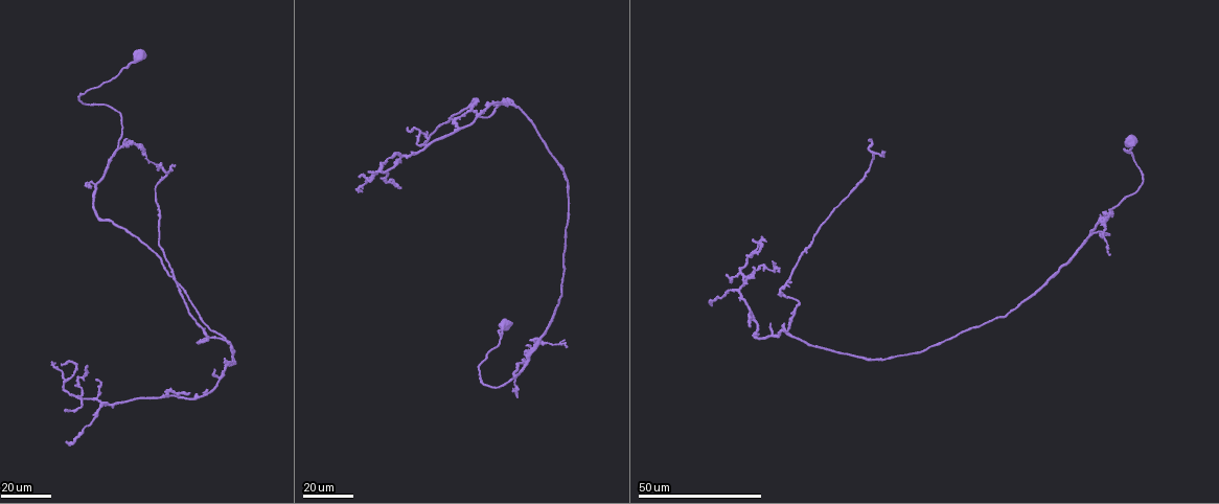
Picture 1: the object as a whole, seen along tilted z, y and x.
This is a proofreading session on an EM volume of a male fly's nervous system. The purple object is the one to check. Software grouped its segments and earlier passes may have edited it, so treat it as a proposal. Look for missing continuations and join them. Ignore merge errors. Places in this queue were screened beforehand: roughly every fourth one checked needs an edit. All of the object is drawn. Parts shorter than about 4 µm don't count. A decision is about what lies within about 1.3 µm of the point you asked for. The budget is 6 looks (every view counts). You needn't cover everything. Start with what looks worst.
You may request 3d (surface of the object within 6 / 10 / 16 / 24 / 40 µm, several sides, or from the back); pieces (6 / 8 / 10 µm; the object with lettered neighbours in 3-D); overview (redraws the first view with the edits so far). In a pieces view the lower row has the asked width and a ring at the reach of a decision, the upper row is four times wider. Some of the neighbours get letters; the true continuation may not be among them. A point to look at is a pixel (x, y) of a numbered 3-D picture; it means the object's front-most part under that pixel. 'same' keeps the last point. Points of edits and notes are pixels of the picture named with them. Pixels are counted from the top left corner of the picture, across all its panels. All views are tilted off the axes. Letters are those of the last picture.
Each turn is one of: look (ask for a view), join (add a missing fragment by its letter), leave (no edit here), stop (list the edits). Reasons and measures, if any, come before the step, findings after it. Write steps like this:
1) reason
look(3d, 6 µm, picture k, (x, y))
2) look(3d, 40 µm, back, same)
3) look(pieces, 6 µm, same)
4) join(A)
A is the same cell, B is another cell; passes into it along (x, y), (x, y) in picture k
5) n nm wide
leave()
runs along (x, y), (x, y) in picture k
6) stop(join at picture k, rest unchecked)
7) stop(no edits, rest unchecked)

an open end
look(3d, 24 µm, picture 1, (772, 325))

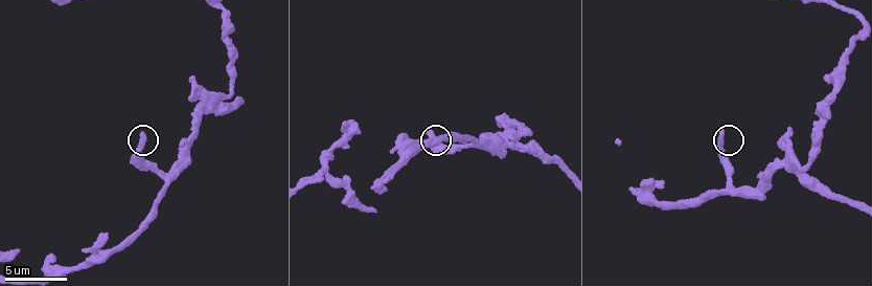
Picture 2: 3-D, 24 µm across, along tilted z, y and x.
look(pieces, 6 µm, picture 2, (720, 133))

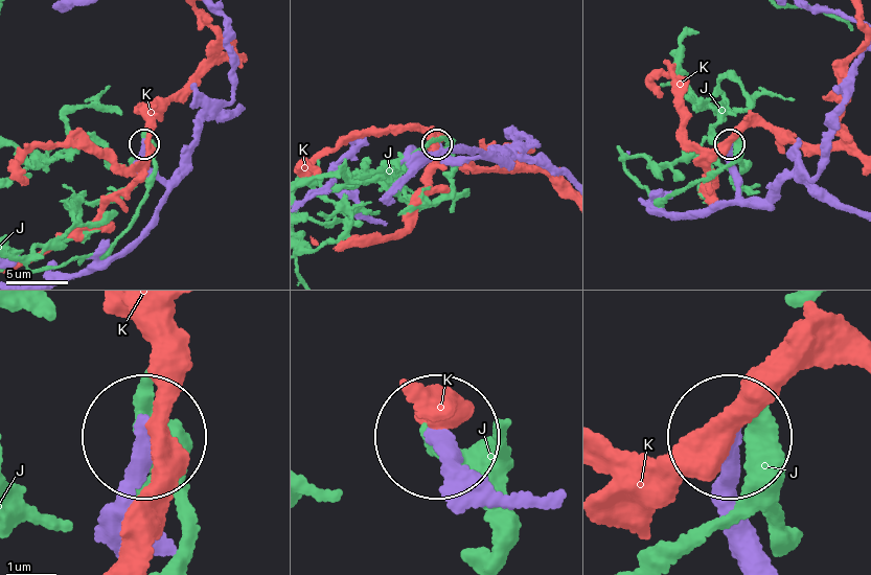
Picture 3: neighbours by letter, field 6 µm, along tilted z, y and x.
300 nm wide
leave()
J and K are other cells; none of them fits

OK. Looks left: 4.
free end
look(3d, 16 µm, picture 1, (94, 379))

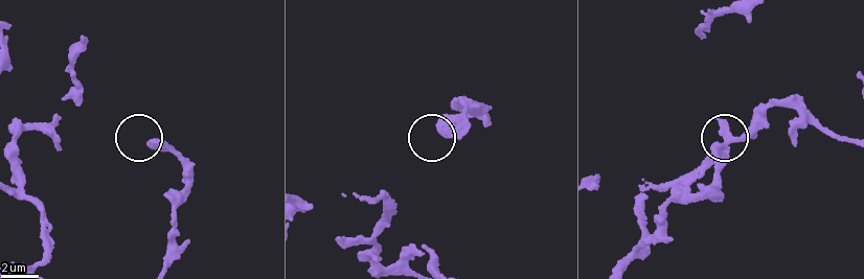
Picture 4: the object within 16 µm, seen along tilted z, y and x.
what lies round it
look(pieces, 6 µm, picture 4, (721, 147))

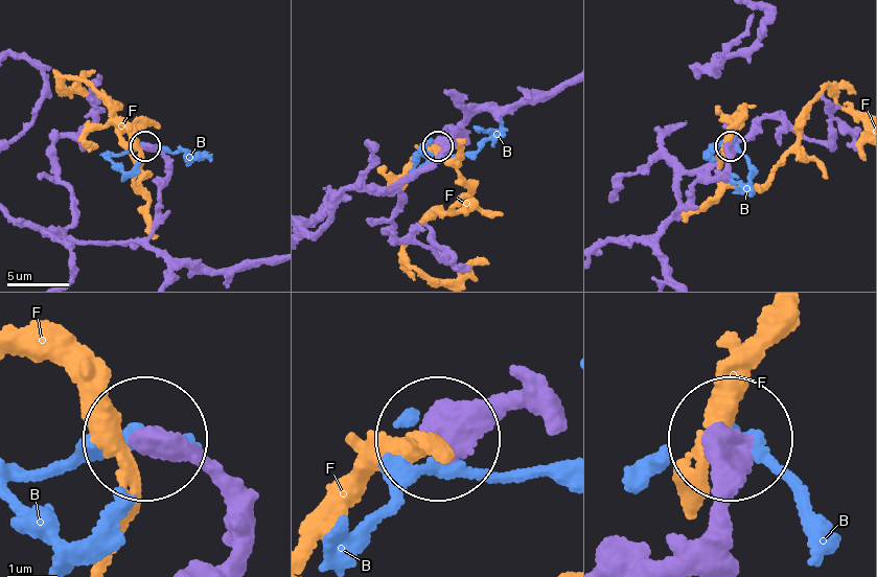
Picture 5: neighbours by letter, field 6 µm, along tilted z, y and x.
leave()
B and F are other cells; no lettered fragment goes on from it

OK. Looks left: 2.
branch stops here
look(3d, 16 µm, picture 1, (76, 386))

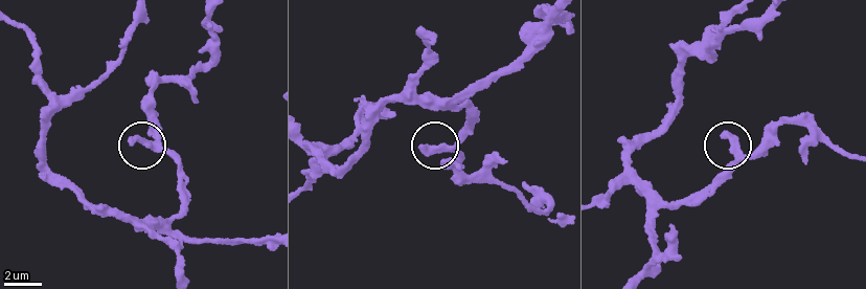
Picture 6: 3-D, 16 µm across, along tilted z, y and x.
look(pieces, 6 µm, picture 6, (129, 143))

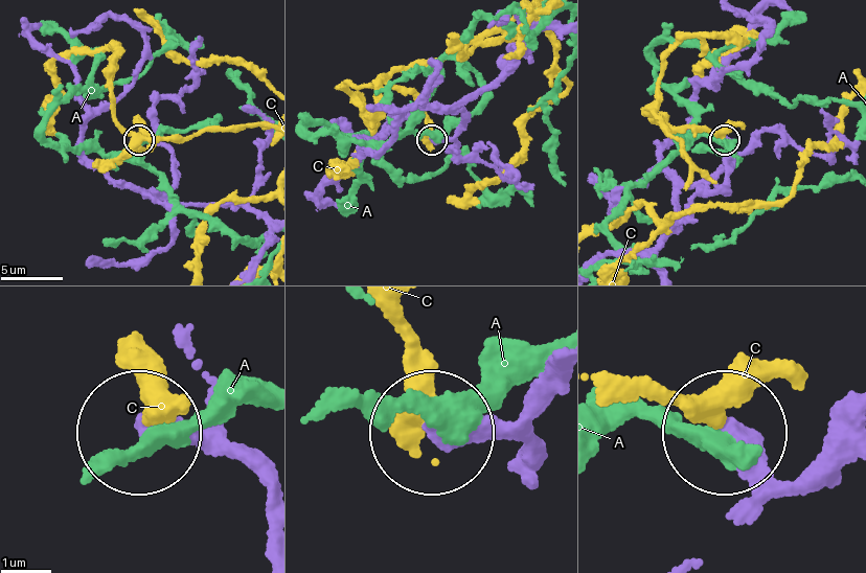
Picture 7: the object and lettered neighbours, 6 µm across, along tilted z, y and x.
leave()
A and C are other cells; runs along (556, 369), (519, 408), (428, 432) in picture 7; no lettered fragment goes on from it

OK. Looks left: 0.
stop(no edits, rest unchecked)

